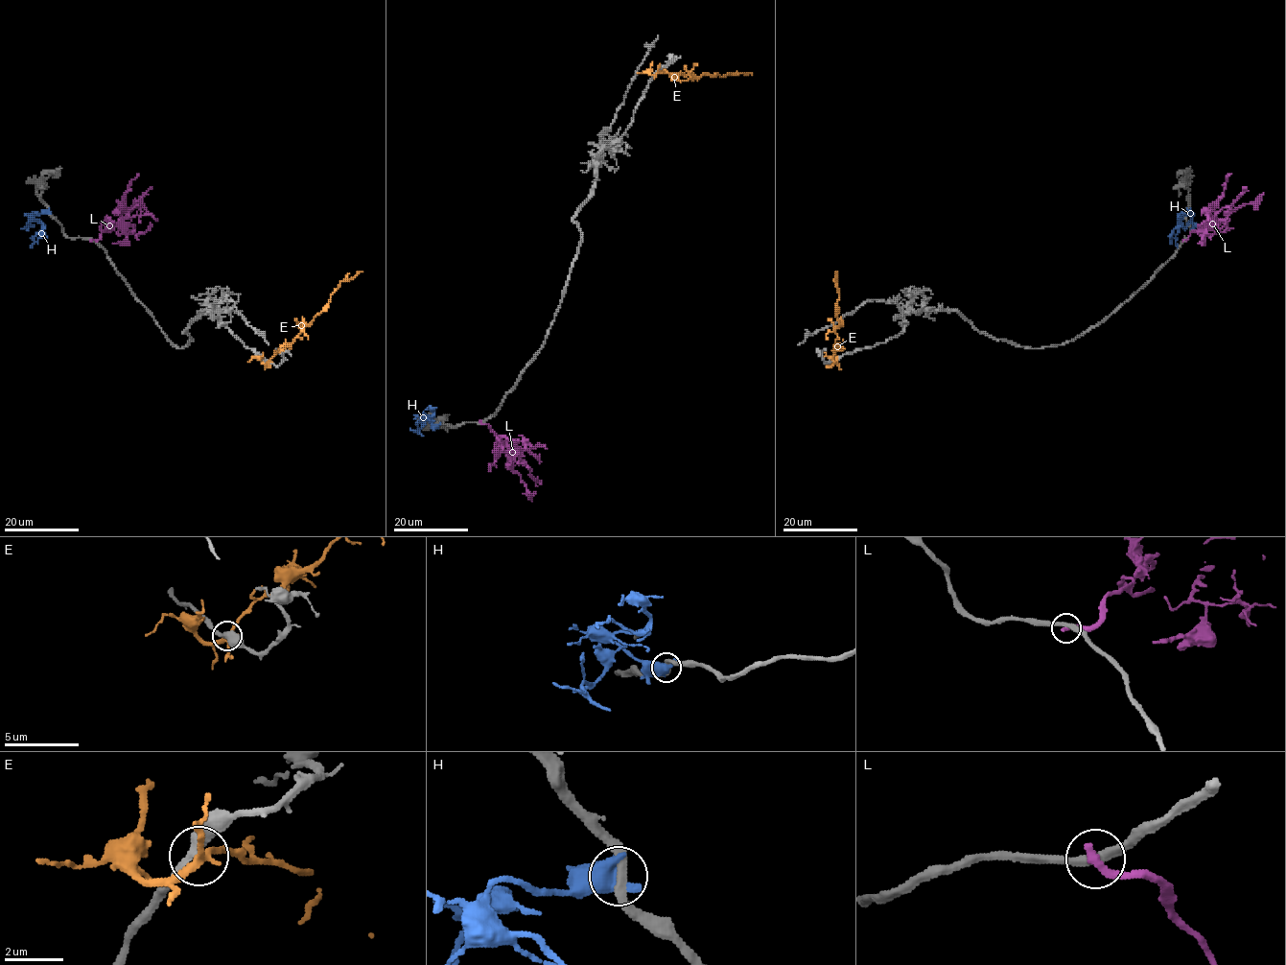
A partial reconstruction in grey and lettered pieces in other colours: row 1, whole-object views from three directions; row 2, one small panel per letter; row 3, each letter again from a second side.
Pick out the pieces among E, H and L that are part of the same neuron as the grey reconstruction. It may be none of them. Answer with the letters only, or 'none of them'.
none of them

